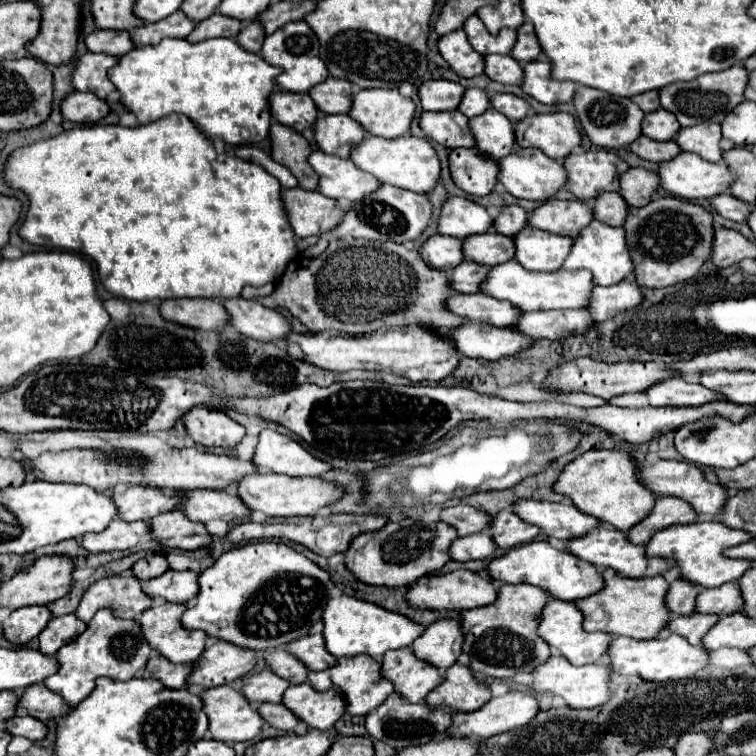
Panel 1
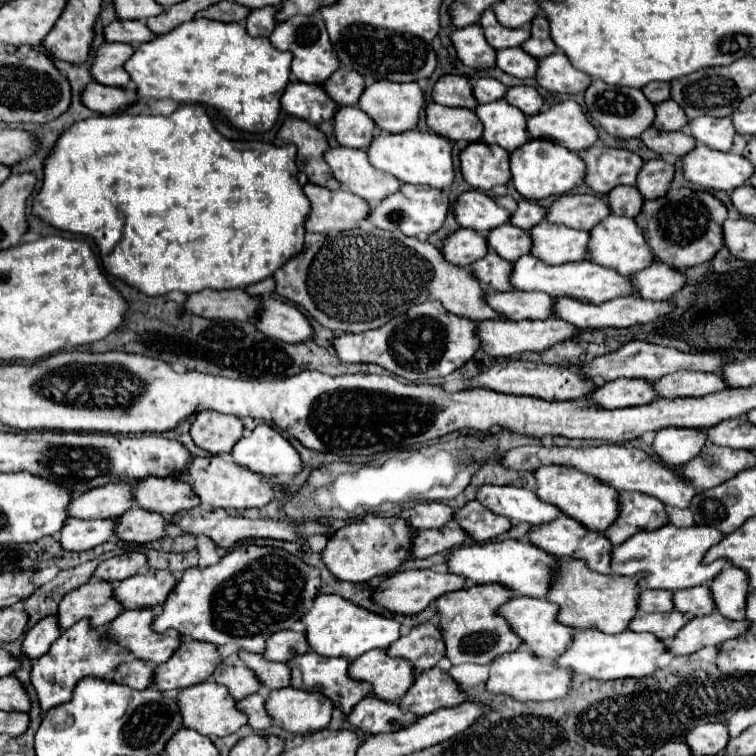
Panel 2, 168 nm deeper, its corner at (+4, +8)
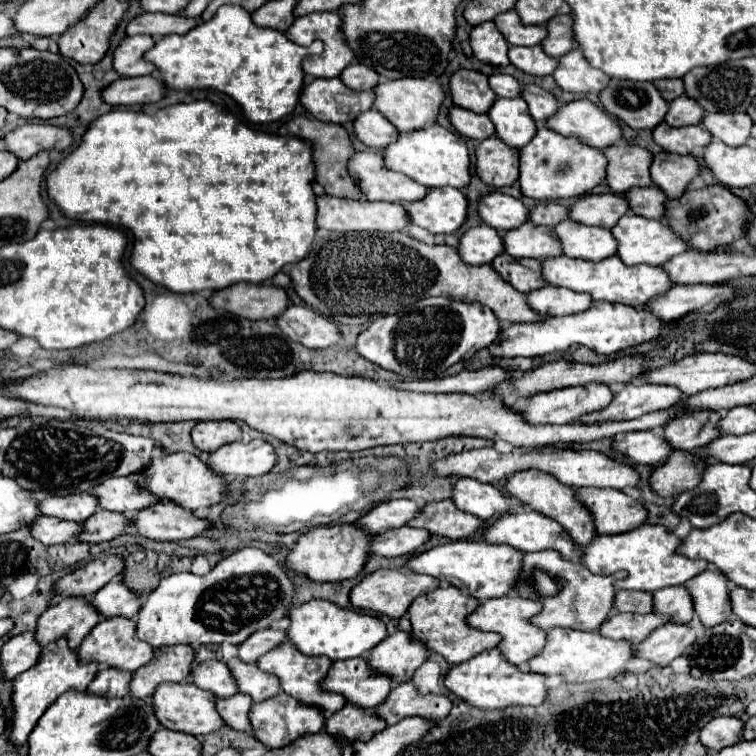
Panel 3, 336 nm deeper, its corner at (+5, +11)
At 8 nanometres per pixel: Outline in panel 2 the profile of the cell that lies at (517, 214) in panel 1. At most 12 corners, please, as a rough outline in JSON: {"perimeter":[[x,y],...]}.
{"perimeter":[[518,201],[510,223],[528,231],[546,215],[534,201]]}

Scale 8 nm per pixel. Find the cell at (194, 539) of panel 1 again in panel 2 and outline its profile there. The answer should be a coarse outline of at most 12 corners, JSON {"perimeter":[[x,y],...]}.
{"perimeter":[[132,507],[120,519],[122,541],[150,543],[172,525],[156,511]]}

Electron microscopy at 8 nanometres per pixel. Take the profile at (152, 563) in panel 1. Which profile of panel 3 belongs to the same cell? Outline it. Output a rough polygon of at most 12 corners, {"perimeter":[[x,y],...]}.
{"perimeter":[[101,556],[53,584],[57,596],[93,596],[123,568]]}

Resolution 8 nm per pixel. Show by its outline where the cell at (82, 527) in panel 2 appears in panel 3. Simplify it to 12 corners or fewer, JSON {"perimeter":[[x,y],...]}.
{"perimeter":[[39,516],[31,536],[45,546],[65,544],[81,524]]}

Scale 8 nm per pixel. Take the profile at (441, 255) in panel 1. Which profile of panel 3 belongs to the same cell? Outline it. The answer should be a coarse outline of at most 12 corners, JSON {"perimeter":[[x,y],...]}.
{"perimeter":[[487,224],[465,232],[459,254],[467,264],[489,264],[503,238]]}

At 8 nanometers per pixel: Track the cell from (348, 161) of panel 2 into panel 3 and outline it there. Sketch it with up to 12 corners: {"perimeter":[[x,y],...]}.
{"perimeter":[[355,152],[351,176],[367,200],[417,202],[427,186],[393,172],[381,154]]}

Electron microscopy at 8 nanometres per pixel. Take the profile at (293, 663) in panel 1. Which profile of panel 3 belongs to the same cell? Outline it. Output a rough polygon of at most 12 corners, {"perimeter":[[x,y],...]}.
{"perimeter":[[237,656],[227,660],[239,692],[263,702],[279,692],[279,680]]}

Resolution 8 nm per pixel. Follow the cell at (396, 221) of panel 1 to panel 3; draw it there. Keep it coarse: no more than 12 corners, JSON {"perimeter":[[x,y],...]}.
{"perimeter":[[433,188],[427,200],[403,204],[411,224],[453,234],[467,218],[457,188]]}

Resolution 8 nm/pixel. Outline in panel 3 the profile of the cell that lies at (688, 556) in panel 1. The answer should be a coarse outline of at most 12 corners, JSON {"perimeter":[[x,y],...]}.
{"perimeter":[[667,528],[595,536],[583,548],[593,574],[625,570],[615,590],[655,592],[705,570]]}

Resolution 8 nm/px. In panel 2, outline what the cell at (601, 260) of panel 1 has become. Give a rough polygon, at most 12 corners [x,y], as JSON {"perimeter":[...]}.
{"perimeter":[[608,215],[586,259],[624,277],[654,261],[634,219]]}

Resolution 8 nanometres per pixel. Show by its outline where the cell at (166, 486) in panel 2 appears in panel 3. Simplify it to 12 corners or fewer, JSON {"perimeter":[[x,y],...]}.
{"perimeter":[[111,478],[91,496],[109,512],[137,512],[163,502],[131,478]]}

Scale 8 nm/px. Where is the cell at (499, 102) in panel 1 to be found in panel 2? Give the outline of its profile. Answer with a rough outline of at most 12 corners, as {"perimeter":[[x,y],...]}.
{"perimeter":[[510,87],[504,99],[524,115],[542,107],[542,97],[534,87]]}

